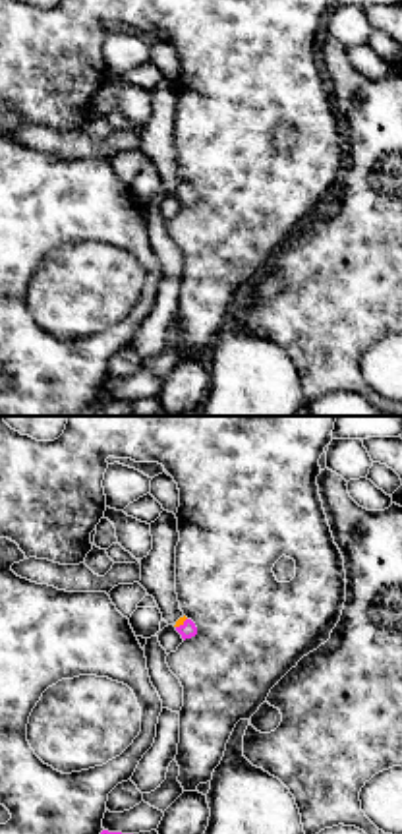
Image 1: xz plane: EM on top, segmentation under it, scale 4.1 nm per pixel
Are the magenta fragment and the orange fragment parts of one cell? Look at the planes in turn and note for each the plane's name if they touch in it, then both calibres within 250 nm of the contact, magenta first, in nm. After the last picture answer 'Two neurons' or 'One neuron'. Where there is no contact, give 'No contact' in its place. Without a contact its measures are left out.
Touches magenta in xz. Thickness 70 nm (magenta) against 30 nm

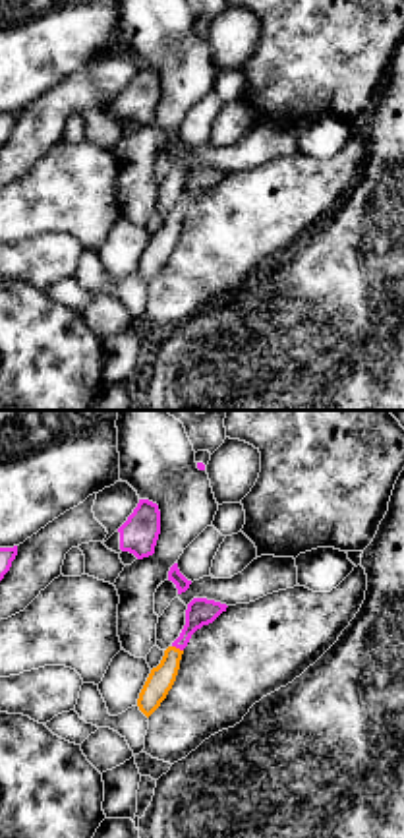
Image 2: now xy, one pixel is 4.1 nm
Touches magenta in xy. Thickness 120 nm (magenta) against 110 nm

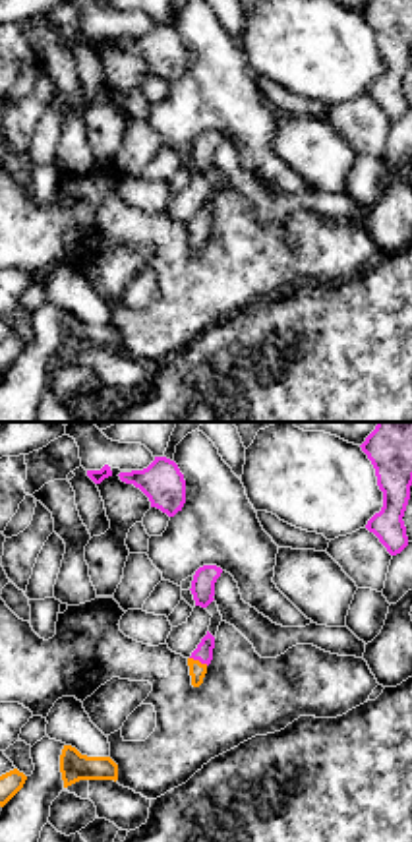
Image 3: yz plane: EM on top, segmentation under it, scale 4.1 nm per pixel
Touches magenta in yz. Thickness 80 nm (magenta) against 70 nm

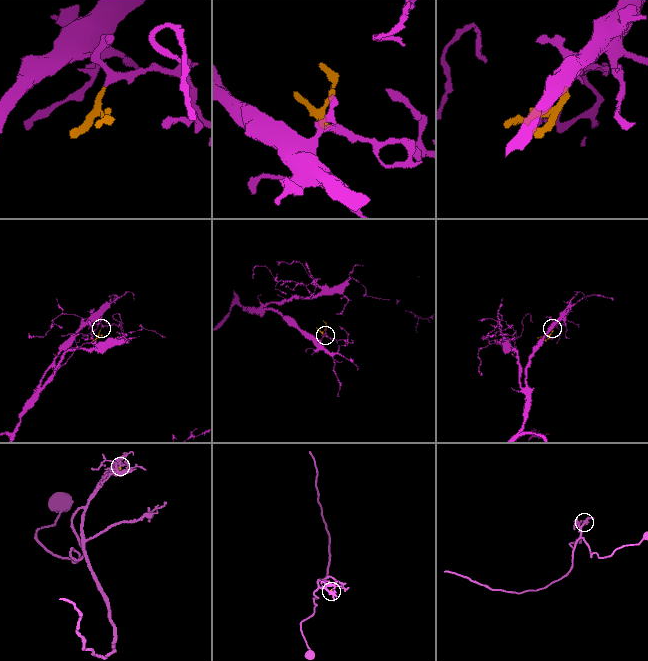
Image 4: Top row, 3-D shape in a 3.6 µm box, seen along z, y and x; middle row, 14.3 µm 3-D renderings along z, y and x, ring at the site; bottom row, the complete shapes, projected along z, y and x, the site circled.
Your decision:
One neuron

